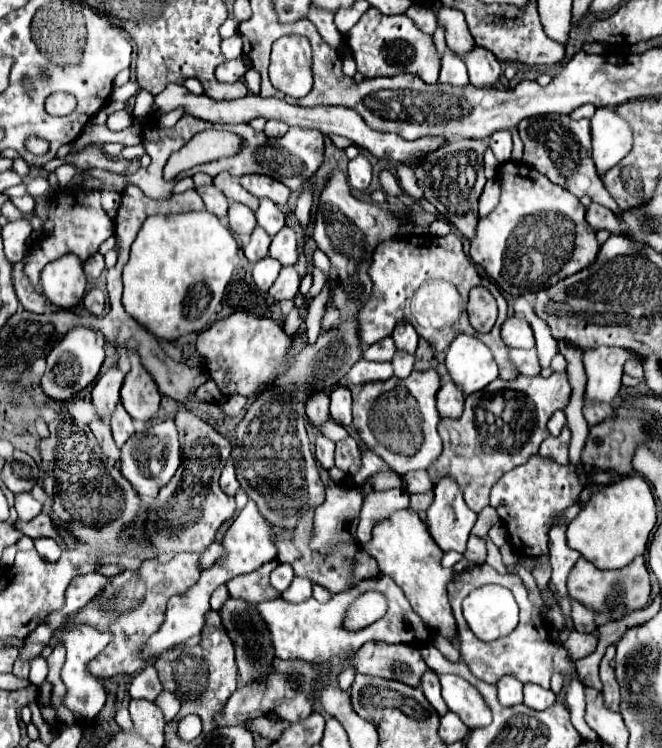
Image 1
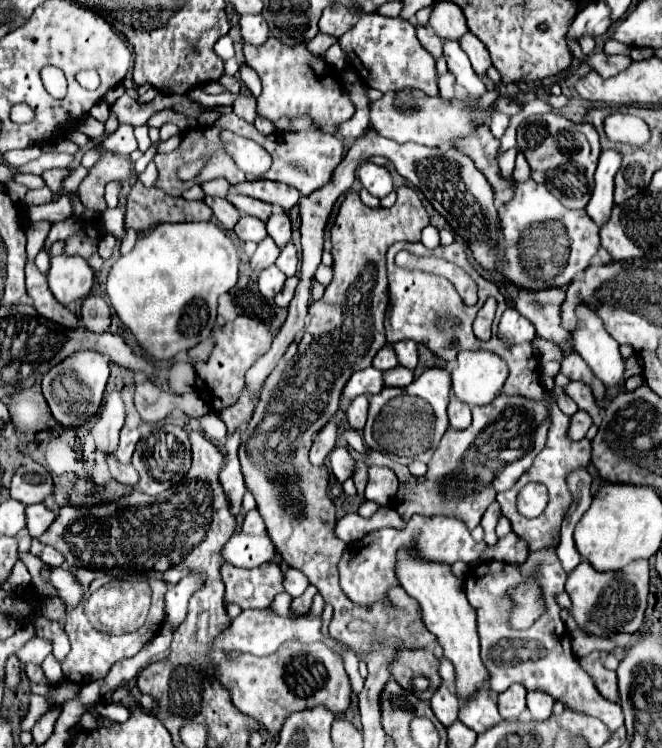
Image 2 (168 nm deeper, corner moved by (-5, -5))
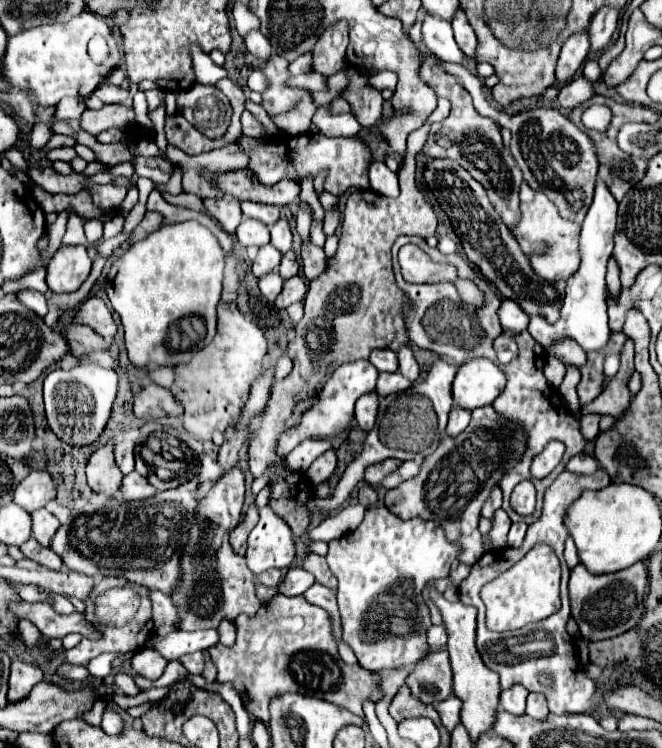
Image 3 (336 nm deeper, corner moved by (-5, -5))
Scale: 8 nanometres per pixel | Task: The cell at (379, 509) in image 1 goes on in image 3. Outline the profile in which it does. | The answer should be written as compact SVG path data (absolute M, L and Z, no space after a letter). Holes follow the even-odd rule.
M361 504L347 506L341 512L337 512L335 516L329 516L327 520L323 520L319 526L311 528L309 536L311 536L311 540L329 542L333 538L339 538L339 536L355 530L363 522L363 516L365 516L365 508Z

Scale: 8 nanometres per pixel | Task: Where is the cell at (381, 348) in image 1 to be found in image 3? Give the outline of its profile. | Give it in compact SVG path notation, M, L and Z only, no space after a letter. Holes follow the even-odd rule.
M373 350L369 360L379 372L395 372L397 370L397 354L393 350Z

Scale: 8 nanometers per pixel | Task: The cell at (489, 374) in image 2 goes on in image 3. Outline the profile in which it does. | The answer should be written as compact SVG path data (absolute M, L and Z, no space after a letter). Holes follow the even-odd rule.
M475 358L465 362L453 382L453 400L465 410L493 404L503 392L507 376L487 358Z

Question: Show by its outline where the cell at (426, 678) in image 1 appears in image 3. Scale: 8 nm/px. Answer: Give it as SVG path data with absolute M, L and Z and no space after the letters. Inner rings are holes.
M449 696L447 700L439 702L437 706L437 712L441 716L441 722L443 726L451 732L455 728L455 724L459 722L459 710L461 710L461 700L457 696Z

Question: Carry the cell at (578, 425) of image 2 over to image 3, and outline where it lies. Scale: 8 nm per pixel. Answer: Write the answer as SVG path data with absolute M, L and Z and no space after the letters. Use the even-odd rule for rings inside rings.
M627 340L627 344L621 350L619 372L609 380L605 390L593 402L589 402L581 408L581 416L609 414L609 416L617 418L619 414L623 414L623 410L627 408L627 402L631 400L631 392L627 388L627 382L633 372L635 372L635 368L633 368L633 342Z

